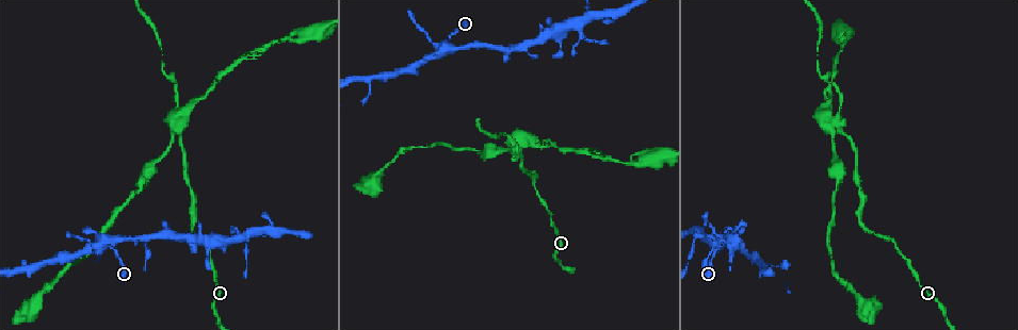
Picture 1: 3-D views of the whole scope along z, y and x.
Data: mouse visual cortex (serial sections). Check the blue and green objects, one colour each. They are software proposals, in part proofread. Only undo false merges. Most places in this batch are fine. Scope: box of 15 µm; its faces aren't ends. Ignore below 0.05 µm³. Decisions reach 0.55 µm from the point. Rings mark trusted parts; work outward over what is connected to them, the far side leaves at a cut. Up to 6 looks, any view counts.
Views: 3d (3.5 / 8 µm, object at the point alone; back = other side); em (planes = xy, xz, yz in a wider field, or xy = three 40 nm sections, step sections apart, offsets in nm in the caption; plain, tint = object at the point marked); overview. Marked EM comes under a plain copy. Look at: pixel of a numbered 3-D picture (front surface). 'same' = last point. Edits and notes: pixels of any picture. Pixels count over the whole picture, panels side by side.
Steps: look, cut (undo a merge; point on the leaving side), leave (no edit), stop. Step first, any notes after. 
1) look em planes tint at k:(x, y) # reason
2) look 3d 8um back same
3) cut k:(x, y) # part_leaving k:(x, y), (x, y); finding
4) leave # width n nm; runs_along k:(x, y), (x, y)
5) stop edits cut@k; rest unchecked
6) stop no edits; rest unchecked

look 3d 8um at 1:(173, 125) # sharp bend

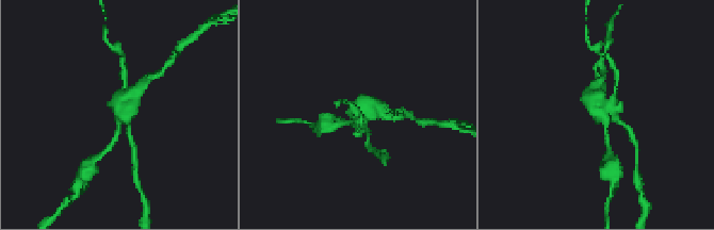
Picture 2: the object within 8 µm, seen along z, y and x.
look 3d 3.5um at 2:(357, 119)

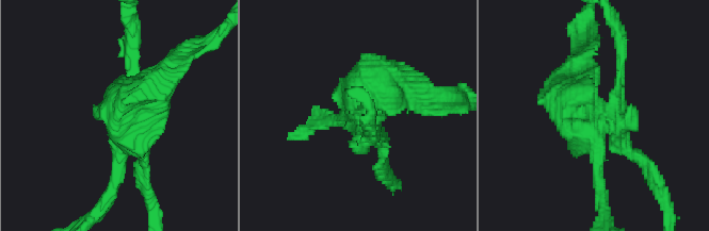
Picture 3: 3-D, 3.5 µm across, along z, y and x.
cut 3:(575, 110) # part_leaving 3:(605, 118), (587, 129), (601, 207); a second cell is stuck on

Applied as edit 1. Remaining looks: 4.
look overview # see it whole again

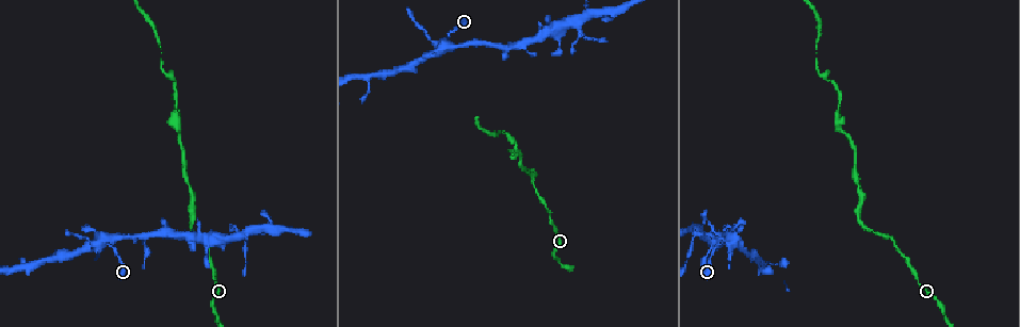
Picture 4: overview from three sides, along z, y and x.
look 3d 3.5um at 4:(817, 52) # narrows sharply

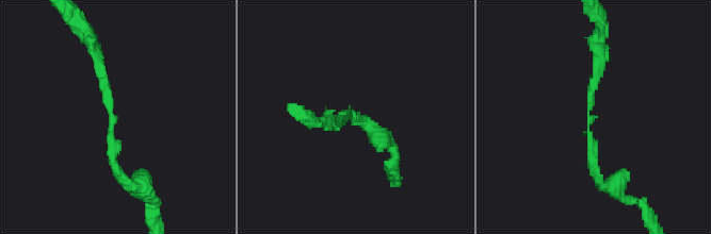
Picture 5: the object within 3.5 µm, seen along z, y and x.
look em xy step 2 tint at 5:(112, 123) # shape alone is not enough

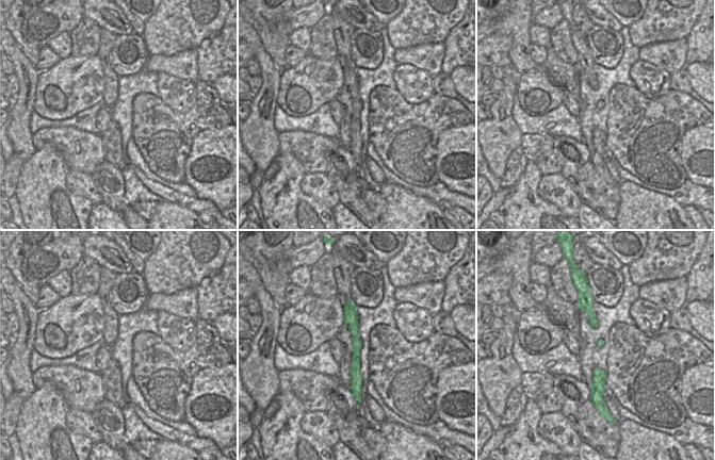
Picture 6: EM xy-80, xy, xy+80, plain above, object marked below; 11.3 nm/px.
leave # arm_widths 150, 150 nm; runs_along 6:(350, 305), (356, 339), (356, 395); all the same cell

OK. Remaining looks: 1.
stop edits cut@3; rest unchecked

